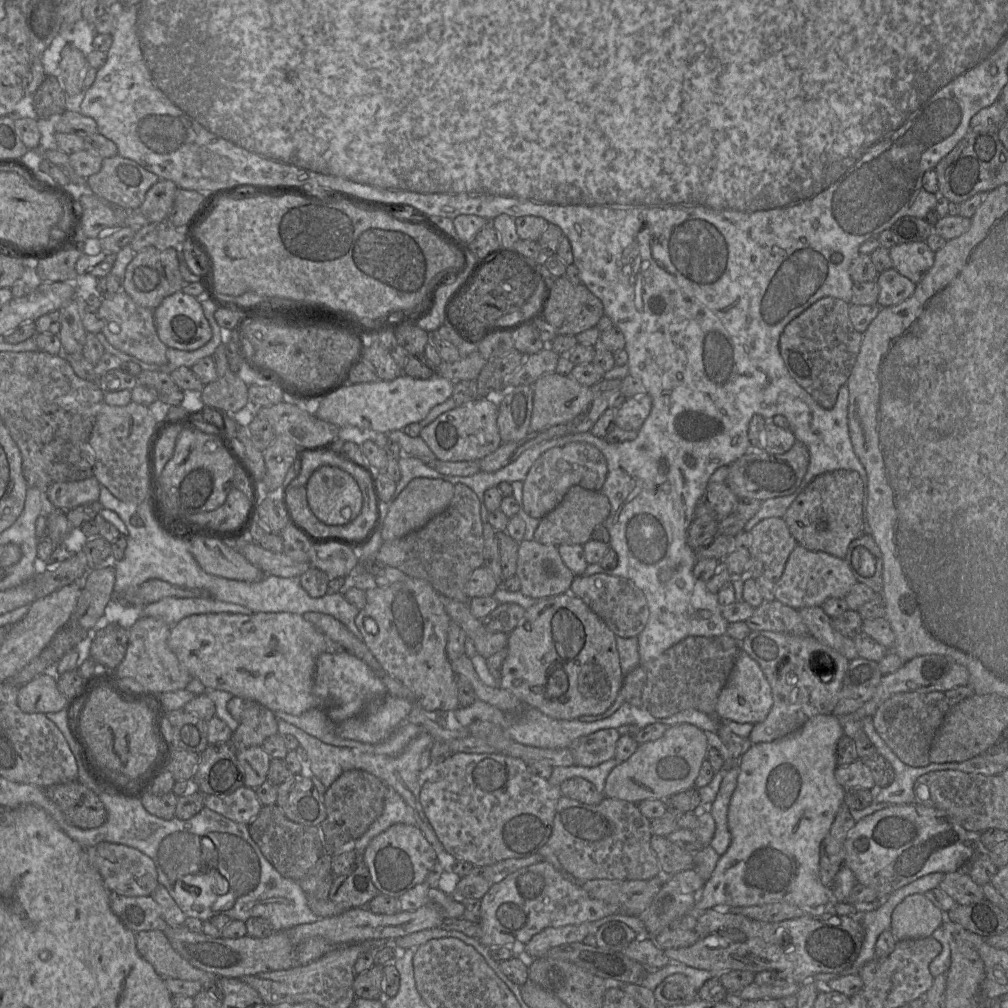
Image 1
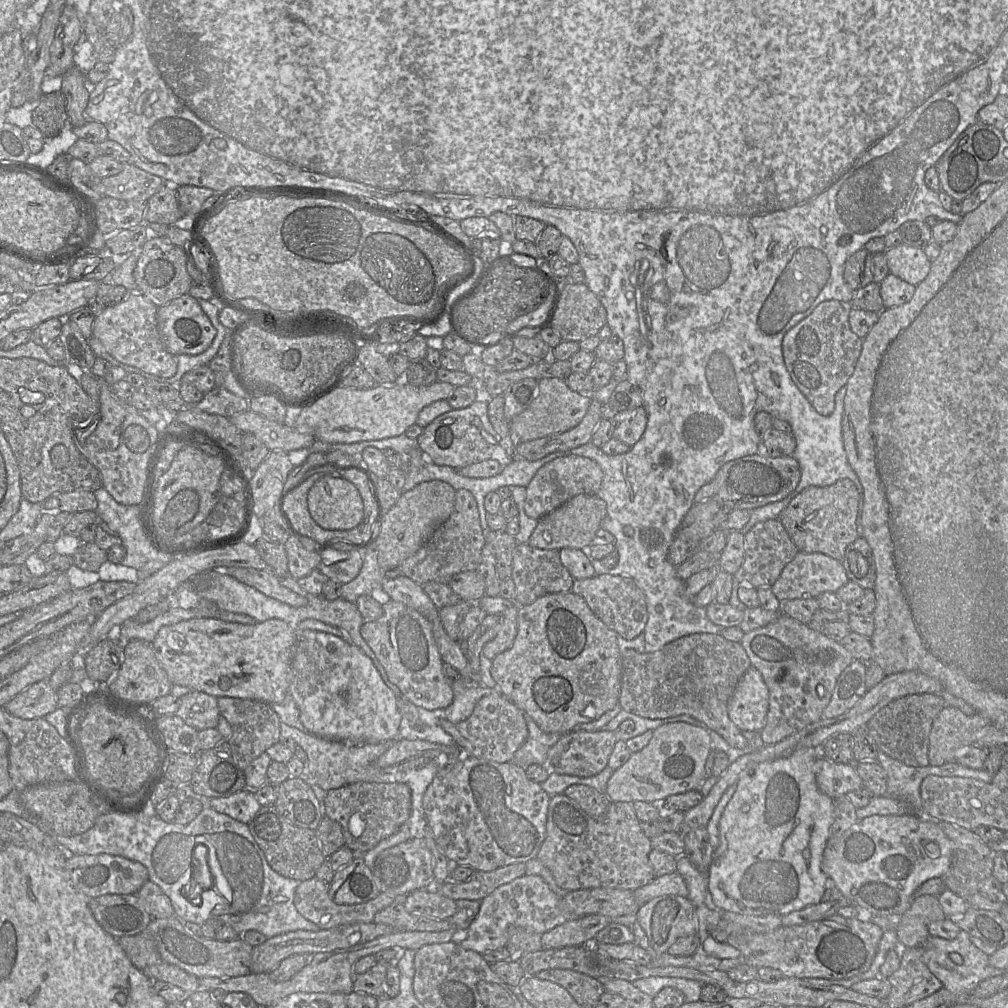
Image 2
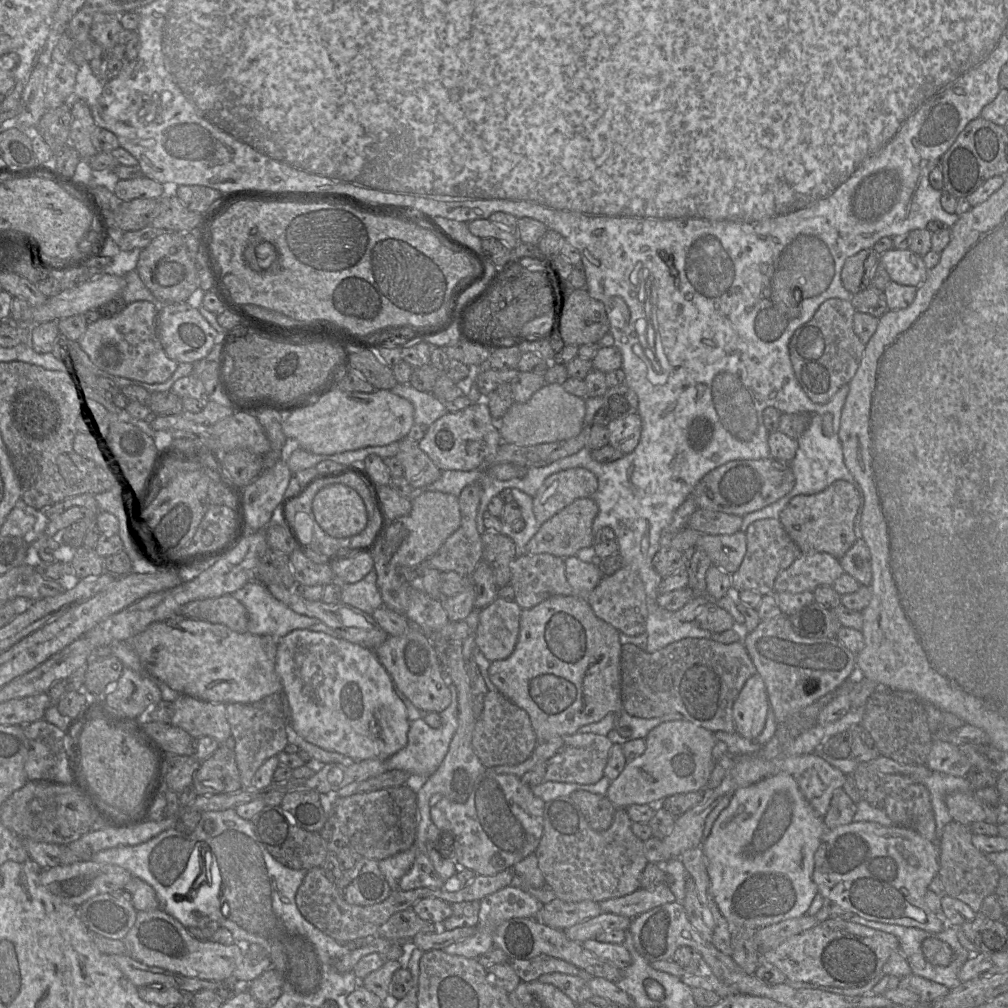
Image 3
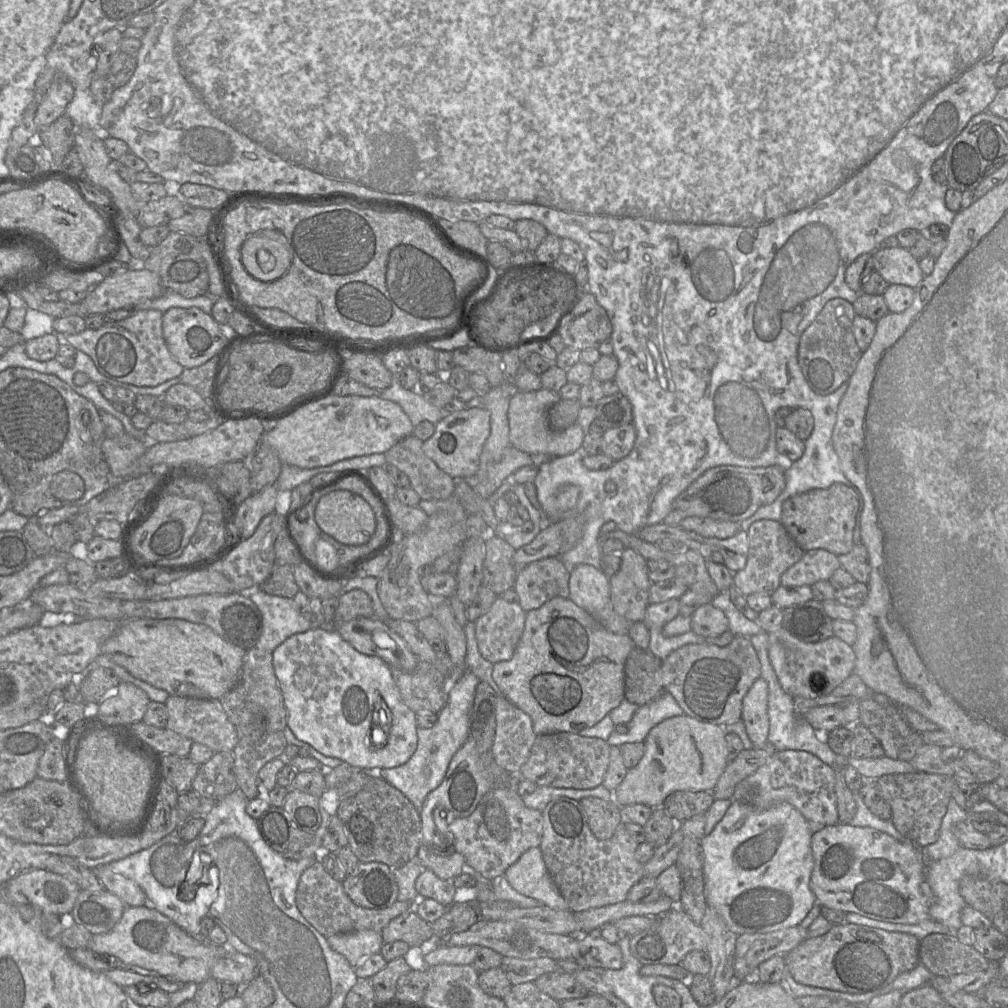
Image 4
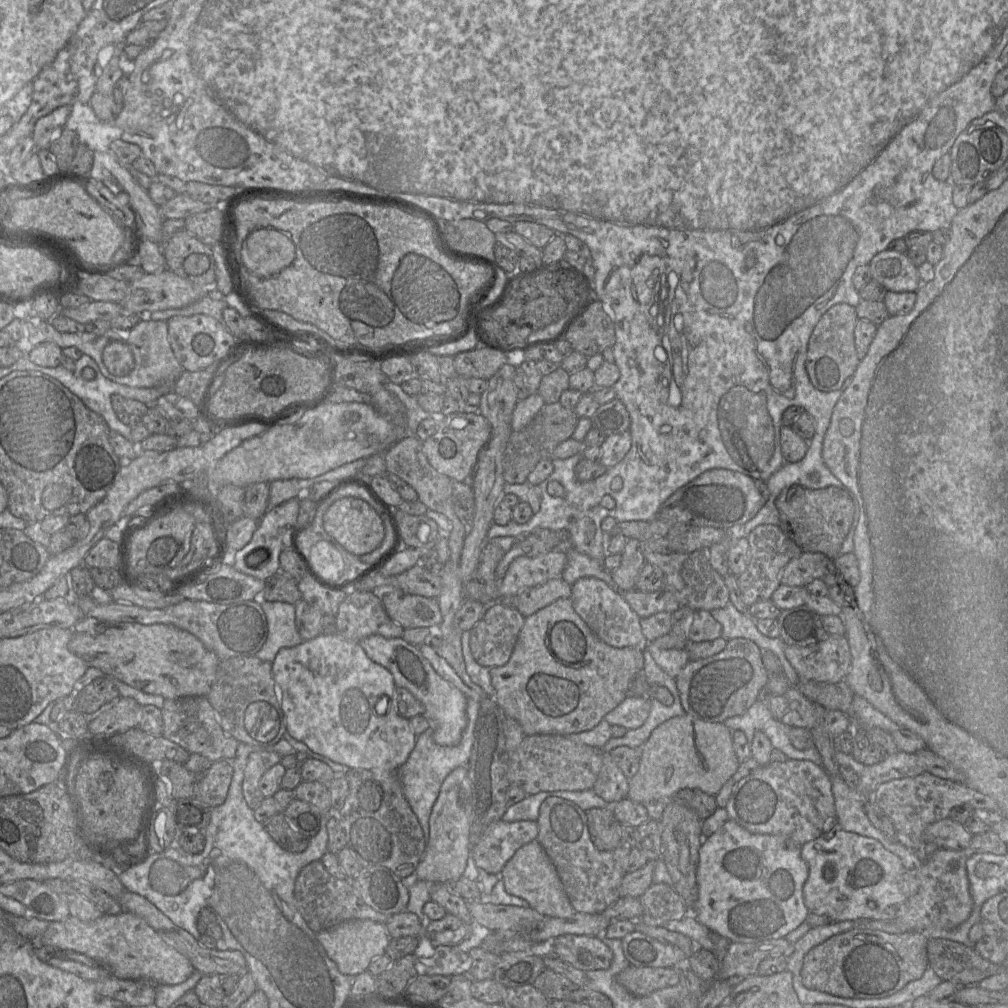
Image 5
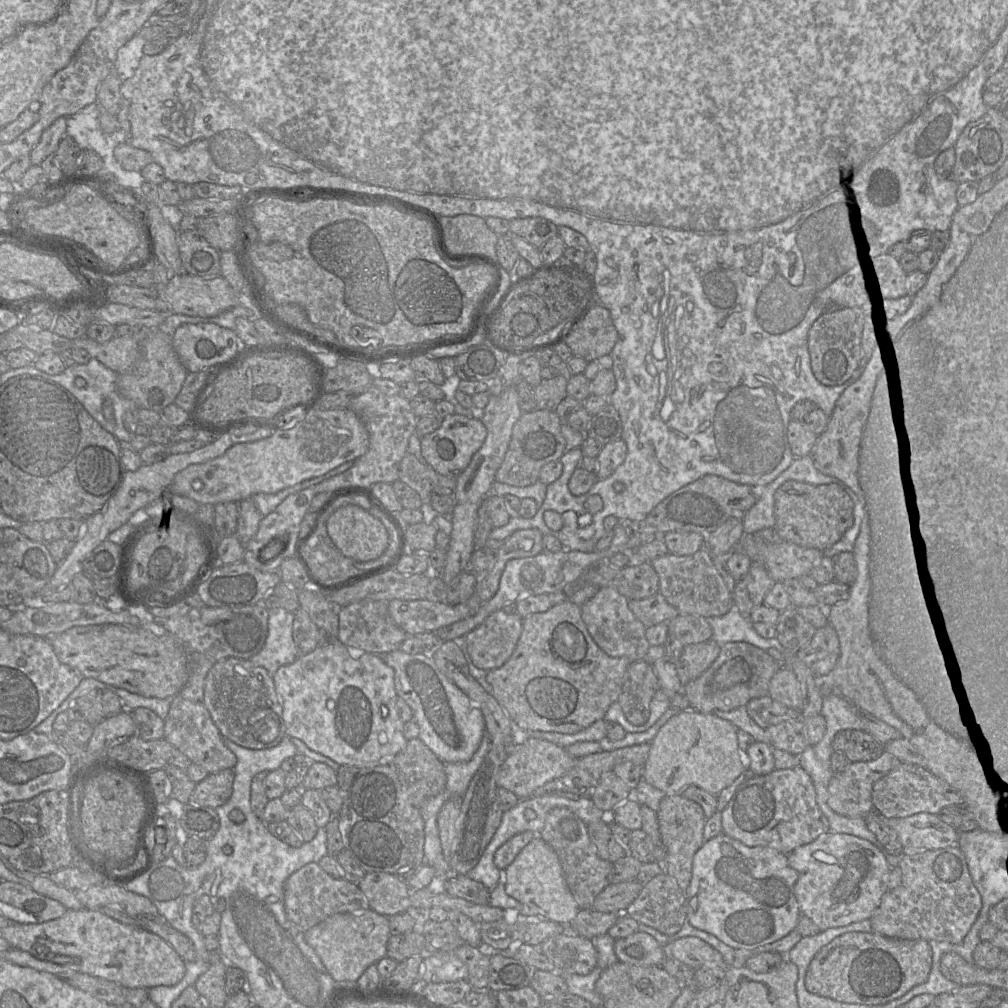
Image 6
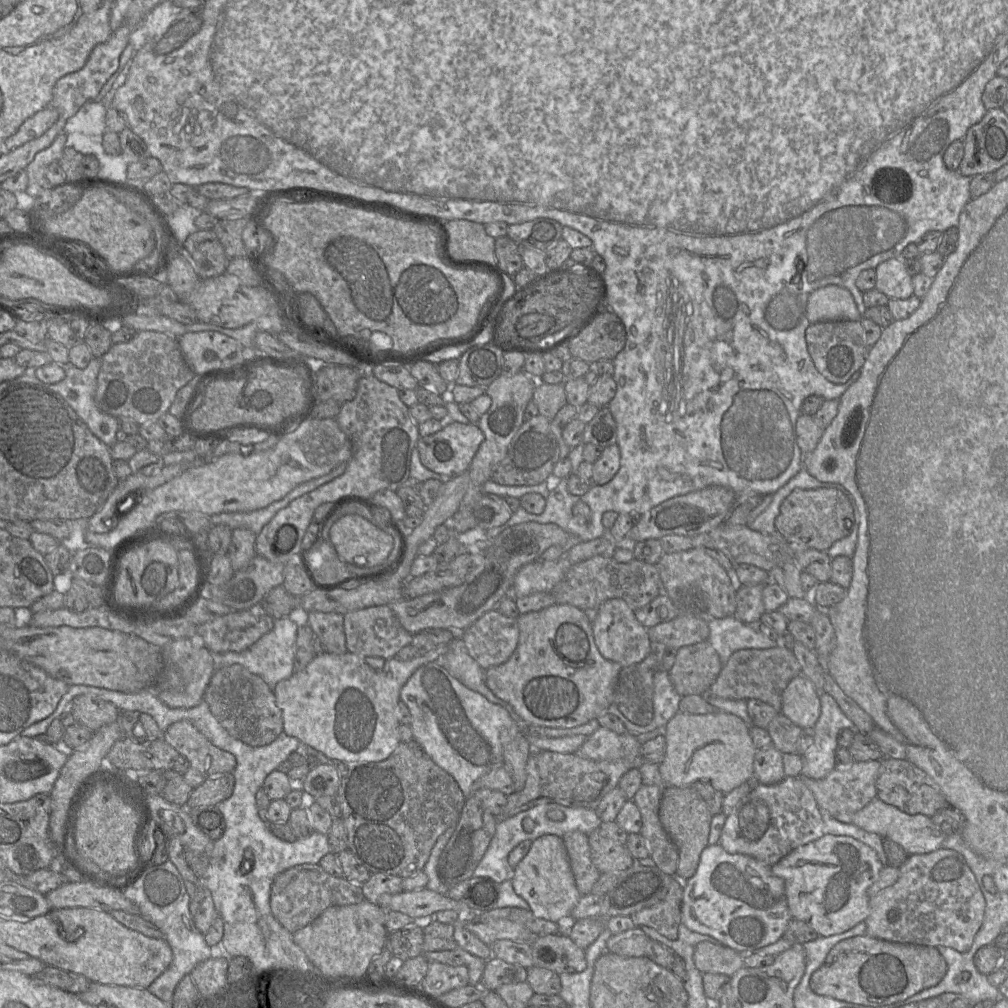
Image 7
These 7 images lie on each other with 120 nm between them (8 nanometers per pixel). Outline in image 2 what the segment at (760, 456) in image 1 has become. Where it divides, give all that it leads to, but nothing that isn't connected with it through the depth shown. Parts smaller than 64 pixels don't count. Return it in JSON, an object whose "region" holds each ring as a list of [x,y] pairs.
{"region":[[[763,452],[747,455],[723,465],[715,476],[715,494],[730,510],[754,510],[788,496],[798,485],[801,470],[797,459],[790,456],[770,457]]]}

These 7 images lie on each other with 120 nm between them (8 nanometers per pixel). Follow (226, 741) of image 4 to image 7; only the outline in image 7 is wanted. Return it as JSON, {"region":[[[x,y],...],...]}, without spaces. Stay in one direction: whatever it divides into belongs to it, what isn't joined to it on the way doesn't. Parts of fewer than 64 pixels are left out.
{"region":[[[187,720],[172,723],[162,734],[165,742],[185,756],[189,761],[190,767],[198,770],[206,778],[232,773],[236,766],[236,758],[233,754],[213,745]]]}

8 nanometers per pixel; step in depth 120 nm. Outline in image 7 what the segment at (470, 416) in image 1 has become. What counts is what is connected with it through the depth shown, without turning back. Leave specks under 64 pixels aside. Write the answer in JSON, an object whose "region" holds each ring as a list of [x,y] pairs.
{"region":[[[446,421],[444,427],[417,441],[417,449],[422,464],[429,470],[453,478],[469,469],[469,466],[478,451],[485,435],[477,423],[460,423]]]}

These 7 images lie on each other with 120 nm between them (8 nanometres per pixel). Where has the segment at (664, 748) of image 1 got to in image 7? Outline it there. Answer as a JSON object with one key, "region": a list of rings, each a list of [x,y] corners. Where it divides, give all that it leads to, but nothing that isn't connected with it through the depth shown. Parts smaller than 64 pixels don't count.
{"region":[[[716,711],[708,714],[678,712],[666,724],[666,755],[658,765],[664,786],[690,787],[695,781],[708,781],[727,794],[751,777],[757,751],[749,734],[750,726],[739,717]]]}

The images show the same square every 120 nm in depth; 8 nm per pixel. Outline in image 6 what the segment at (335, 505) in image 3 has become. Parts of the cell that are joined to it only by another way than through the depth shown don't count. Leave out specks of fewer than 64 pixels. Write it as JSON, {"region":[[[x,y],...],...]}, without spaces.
{"region":[[[342,505],[327,521],[328,536],[352,564],[368,563],[380,557],[388,548],[389,534],[380,519],[357,505]]]}

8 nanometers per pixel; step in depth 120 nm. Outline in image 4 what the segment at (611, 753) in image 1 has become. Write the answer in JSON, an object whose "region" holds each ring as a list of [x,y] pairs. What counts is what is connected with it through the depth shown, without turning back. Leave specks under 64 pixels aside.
{"region":[[[576,733],[537,735],[527,761],[520,768],[522,779],[537,786],[569,789],[593,789],[603,783],[609,764],[610,746],[599,738]]]}

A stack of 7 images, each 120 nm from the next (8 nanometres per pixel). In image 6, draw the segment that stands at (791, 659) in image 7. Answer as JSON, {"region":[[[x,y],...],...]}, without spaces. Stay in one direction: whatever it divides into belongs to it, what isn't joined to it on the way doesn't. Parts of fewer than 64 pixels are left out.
{"region":[[[728,642],[710,667],[699,677],[688,682],[682,688],[690,709],[703,714],[715,711],[731,711],[754,698],[768,696],[769,684],[773,675],[782,665],[767,651],[747,642]]]}

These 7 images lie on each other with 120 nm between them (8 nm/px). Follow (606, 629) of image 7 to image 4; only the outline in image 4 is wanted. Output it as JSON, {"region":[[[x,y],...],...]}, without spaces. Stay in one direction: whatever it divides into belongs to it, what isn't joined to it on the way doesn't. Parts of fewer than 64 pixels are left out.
{"region":[[[587,564],[570,570],[568,598],[610,632],[628,635],[632,623],[614,610],[609,577],[600,568]]]}

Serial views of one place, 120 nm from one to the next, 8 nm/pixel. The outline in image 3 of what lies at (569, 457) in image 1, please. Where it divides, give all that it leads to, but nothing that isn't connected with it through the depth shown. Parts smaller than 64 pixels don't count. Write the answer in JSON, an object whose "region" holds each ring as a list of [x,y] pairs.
{"region":[[[570,468],[550,475],[533,497],[537,521],[544,523],[574,501],[591,498],[597,488],[597,477],[585,468]]]}

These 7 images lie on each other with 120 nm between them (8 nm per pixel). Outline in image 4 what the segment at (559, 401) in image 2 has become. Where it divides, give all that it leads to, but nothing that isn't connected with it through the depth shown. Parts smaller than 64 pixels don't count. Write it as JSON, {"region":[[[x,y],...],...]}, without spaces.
{"region":[[[548,389],[522,392],[512,390],[508,409],[510,445],[529,454],[560,457],[582,450],[585,432],[578,423],[563,431],[553,430],[548,423],[548,411],[561,400],[560,392]]]}

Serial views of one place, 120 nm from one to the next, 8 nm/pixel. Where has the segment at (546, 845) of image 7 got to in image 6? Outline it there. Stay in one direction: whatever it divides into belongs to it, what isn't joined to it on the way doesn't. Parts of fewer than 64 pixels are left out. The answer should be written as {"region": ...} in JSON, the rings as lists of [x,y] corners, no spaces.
{"region":[[[539,836],[533,838],[504,871],[505,892],[521,905],[523,915],[548,919],[568,926],[578,913],[578,905],[569,891],[559,859]]]}

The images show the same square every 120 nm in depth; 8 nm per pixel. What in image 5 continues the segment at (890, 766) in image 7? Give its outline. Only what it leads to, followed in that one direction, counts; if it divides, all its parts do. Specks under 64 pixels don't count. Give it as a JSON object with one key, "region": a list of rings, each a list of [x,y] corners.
{"region":[[[928,772],[917,776],[894,779],[880,784],[872,799],[891,819],[896,840],[905,847],[918,851],[926,844],[924,831],[932,823],[949,817],[950,811],[959,805],[970,805],[975,810],[999,812],[994,799],[974,790],[962,782],[942,779]]]}

